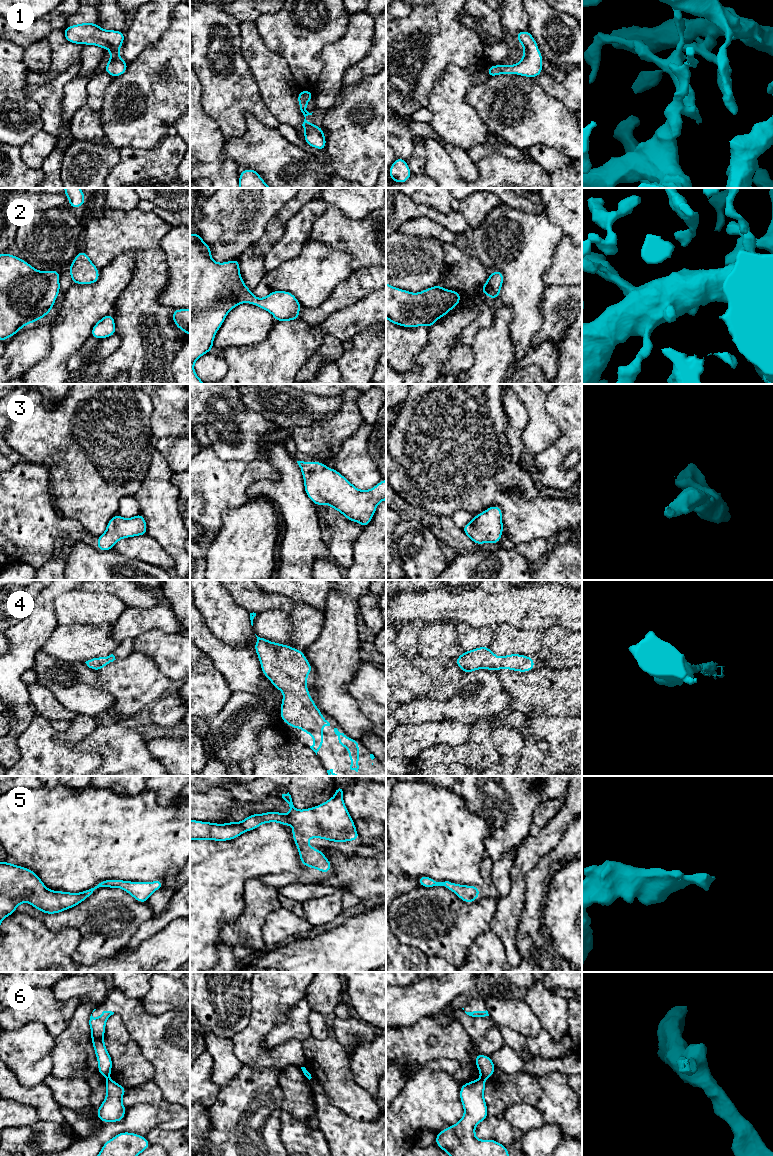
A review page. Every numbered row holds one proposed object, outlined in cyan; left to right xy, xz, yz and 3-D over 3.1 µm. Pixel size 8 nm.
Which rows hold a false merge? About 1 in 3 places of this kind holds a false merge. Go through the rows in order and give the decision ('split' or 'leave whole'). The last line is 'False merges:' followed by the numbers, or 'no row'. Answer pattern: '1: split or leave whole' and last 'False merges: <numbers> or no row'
1: leave whole
2: leave whole
3: leave whole
4: leave whole
5: leave whole
6: split
False merges: 6

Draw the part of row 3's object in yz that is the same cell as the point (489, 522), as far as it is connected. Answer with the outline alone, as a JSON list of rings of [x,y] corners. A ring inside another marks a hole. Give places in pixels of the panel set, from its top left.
[[[491,506],[482,513],[474,516],[462,531],[478,545],[485,542],[497,544],[503,534],[502,509]]]

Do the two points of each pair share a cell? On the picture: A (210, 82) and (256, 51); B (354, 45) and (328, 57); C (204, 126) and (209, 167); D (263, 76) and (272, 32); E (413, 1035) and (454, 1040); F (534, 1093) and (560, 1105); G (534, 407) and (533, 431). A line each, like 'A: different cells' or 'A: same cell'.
A: different cells
B: same cell
C: same cell
D: different cells
E: same cell
F: different cells
G: same cell

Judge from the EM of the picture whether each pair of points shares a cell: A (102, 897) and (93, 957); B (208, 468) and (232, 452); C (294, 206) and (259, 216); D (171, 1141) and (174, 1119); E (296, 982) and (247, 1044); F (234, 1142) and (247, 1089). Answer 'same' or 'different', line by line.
A: same
B: different
C: different
D: different
E: same
F: same

